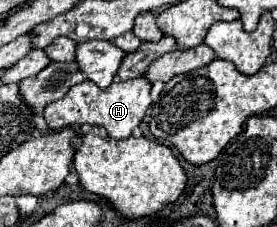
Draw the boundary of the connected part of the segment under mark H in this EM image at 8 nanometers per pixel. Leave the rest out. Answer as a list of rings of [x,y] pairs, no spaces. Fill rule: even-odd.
[[[135,78],[135,80],[115,80],[107,90],[101,90],[93,82],[85,80],[77,86],[73,86],[61,100],[51,102],[45,110],[43,116],[47,120],[49,130],[61,130],[65,126],[81,126],[81,124],[91,124],[91,126],[101,126],[107,130],[107,134],[115,140],[129,138],[133,128],[141,124],[141,118],[145,116],[147,108],[151,106],[151,96],[149,96],[151,84],[145,78]]]

